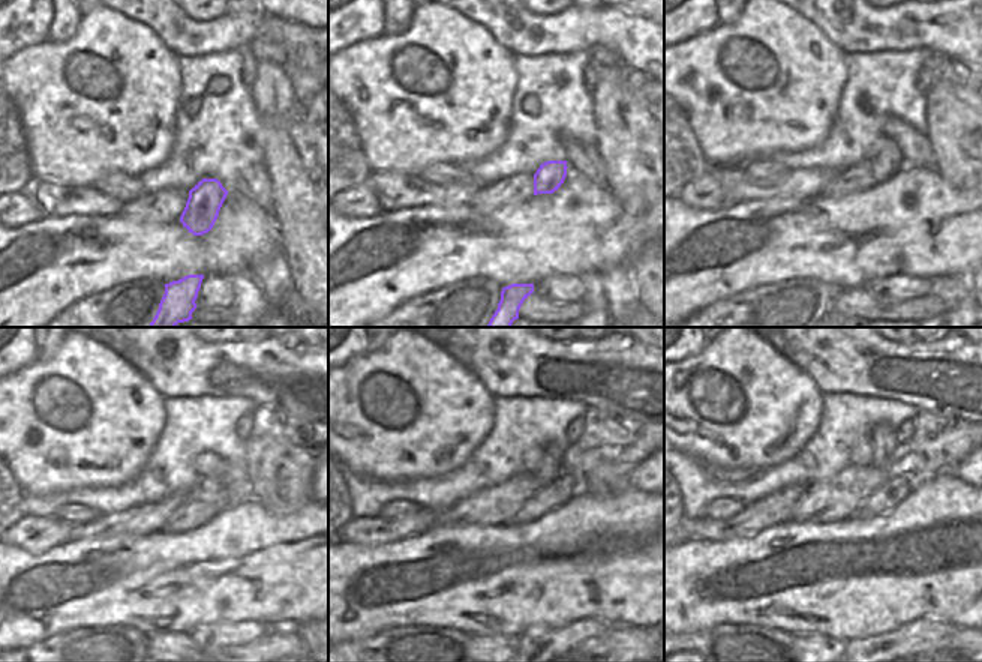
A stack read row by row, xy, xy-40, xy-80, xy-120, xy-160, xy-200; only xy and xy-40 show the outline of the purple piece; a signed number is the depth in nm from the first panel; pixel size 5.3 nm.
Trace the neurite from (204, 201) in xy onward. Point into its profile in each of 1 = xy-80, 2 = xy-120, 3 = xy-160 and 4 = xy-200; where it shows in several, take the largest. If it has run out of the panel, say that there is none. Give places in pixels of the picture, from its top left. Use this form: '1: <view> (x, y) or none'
1: xy-80 (888, 162)
2: xy-120 (209, 488)
3: xy-160 (549, 467)
4: xy-200 (882, 437)

